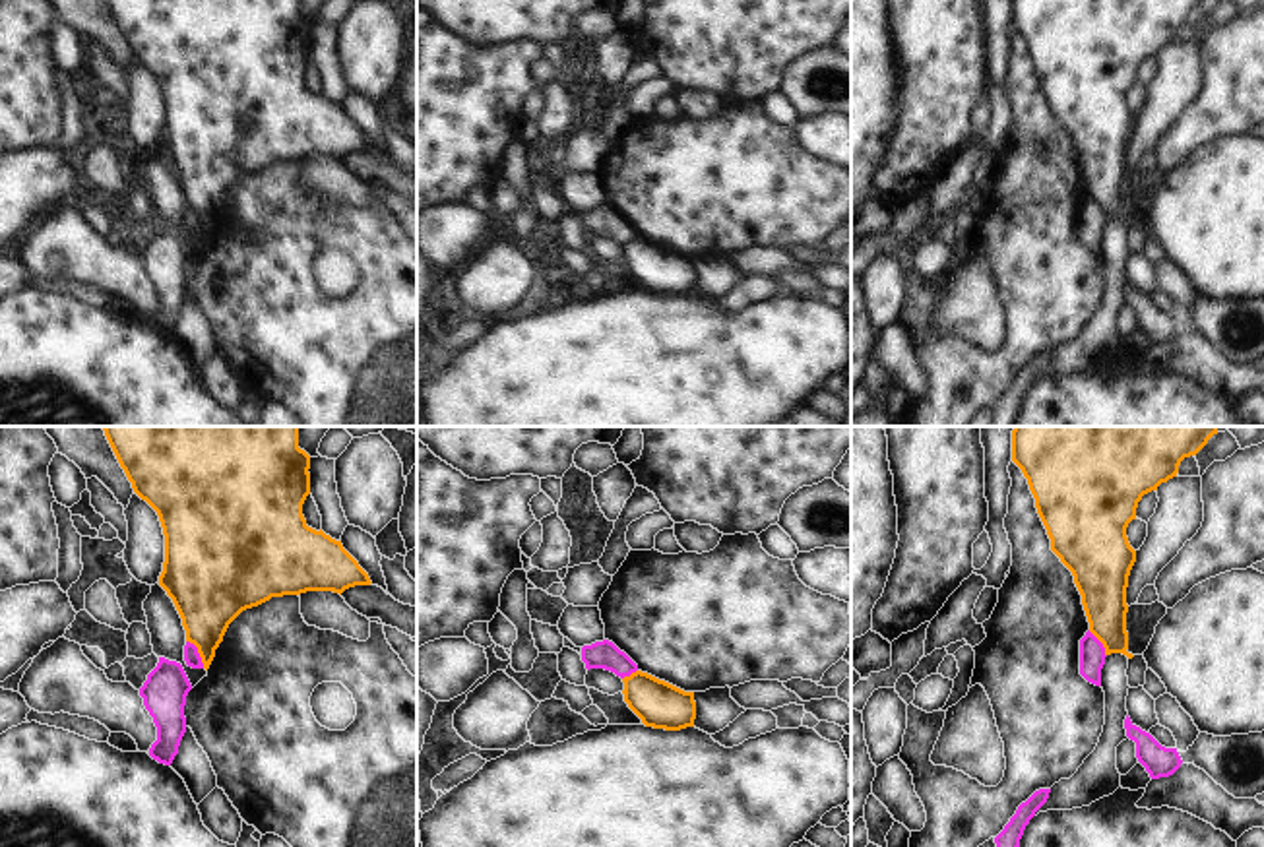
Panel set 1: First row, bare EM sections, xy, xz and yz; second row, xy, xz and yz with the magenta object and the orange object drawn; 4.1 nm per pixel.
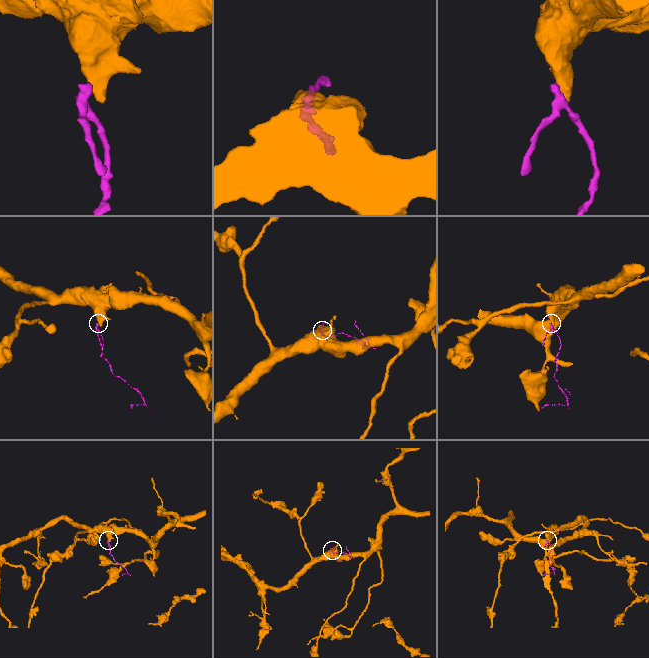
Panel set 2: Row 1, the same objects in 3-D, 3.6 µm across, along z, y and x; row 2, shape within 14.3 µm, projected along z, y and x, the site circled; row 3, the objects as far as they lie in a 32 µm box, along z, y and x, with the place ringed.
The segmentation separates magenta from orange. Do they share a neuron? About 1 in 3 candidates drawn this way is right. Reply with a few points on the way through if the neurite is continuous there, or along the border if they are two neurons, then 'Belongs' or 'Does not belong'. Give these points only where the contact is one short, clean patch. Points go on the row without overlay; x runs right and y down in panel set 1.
Boundary: xy (187, 206), (196, 214), (204, 233). Does not belong.

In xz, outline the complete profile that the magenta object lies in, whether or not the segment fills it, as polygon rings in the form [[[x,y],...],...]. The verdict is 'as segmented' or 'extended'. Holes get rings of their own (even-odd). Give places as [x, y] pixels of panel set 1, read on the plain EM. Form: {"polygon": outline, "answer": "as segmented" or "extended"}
{"polygon": [[[603,205],[582,213],[585,235],[605,235],[624,244],[638,236],[638,231],[613,207]]], "answer": "as segmented"}

